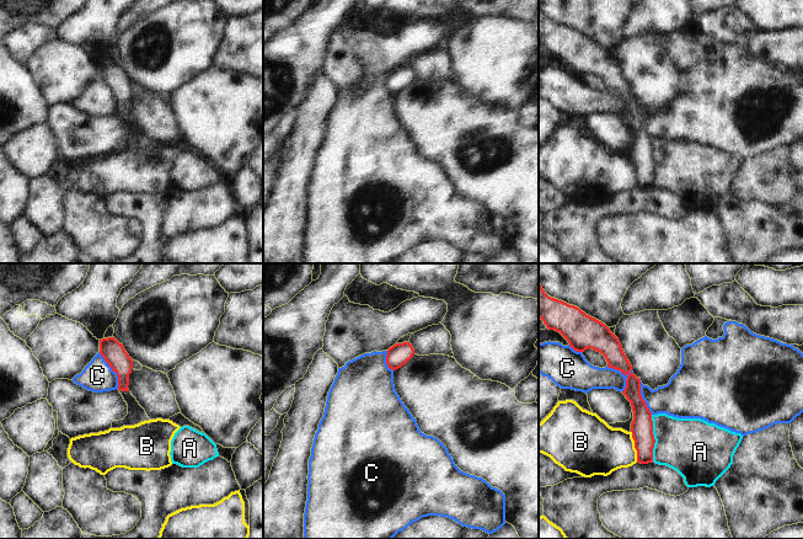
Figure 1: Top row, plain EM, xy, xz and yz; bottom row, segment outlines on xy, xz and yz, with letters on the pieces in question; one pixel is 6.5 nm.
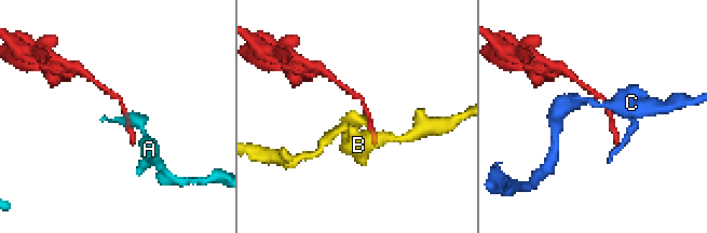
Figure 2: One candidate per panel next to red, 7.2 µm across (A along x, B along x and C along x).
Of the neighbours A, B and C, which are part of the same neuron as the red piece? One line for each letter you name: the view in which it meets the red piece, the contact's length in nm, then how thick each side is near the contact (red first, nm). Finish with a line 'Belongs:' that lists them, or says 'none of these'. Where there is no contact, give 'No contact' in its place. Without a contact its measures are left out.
Belongs: none of these.

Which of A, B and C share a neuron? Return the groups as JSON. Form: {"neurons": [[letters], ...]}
{"neurons": [["A"], ["B"], ["C"]]}

